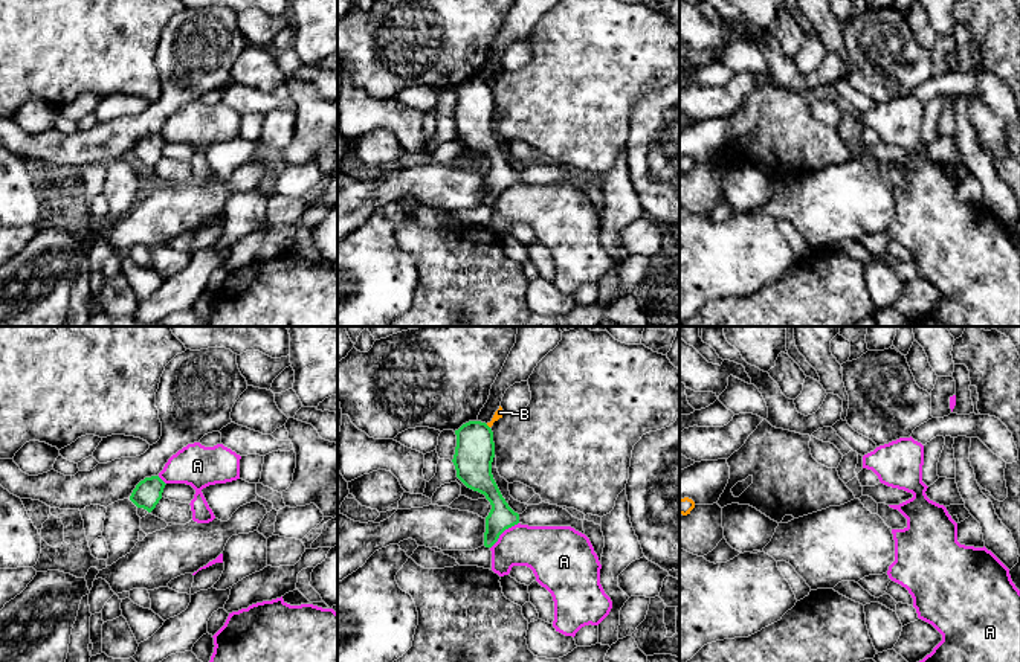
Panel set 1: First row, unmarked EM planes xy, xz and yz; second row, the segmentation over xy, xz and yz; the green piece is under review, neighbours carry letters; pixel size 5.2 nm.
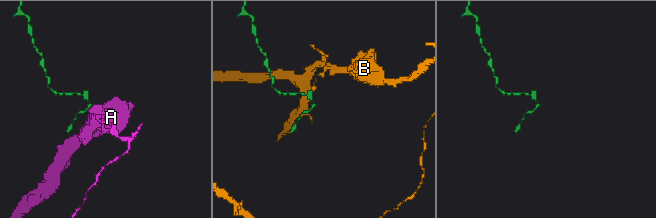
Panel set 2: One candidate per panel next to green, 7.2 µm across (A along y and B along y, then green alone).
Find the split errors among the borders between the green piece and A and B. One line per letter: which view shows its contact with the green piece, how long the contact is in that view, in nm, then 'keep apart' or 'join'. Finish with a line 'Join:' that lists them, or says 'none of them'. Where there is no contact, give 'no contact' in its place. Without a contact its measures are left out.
A: xz | 200 nm | keep apart
B: xz | 30 nm | keep apart
Join: none of them

